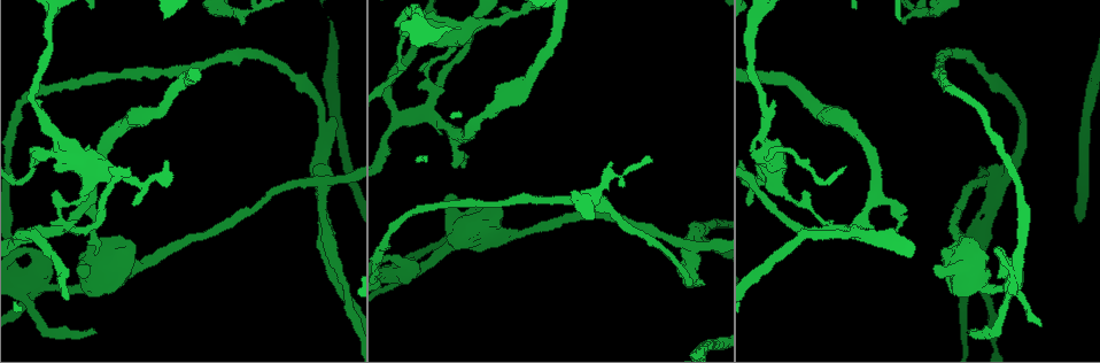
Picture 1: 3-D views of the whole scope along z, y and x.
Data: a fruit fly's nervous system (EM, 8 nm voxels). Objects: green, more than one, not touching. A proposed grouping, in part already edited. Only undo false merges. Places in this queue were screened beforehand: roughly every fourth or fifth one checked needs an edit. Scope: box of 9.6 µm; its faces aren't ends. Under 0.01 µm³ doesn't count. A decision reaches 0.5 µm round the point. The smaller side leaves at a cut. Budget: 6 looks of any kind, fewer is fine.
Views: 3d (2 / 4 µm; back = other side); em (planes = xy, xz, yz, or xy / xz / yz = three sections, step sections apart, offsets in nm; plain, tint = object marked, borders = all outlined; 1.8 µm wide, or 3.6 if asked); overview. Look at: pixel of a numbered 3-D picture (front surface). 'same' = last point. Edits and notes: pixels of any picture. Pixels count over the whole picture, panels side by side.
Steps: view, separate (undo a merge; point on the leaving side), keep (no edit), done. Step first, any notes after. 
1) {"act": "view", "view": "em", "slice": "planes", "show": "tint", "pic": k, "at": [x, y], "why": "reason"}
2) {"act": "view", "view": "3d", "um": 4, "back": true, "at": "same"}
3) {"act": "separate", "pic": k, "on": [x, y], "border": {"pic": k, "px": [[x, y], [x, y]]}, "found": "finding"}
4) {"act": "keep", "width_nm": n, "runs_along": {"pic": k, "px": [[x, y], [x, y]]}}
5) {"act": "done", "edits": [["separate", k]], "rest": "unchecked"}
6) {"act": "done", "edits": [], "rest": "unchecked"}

{"act": "view", "view": "em", "um": 3.6, "slice": "planes", "show": "plain", "pic": 1, "at": [446, 36], "why": "looks like a crossing"}

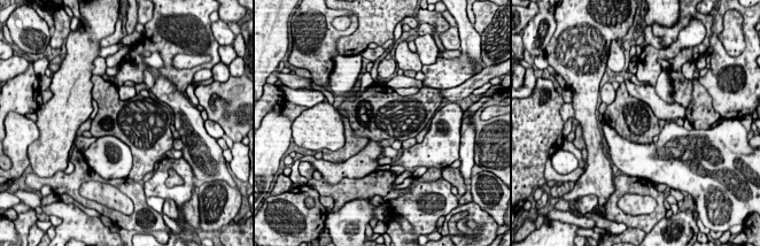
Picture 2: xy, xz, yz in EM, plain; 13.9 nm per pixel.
{"act": "view", "view": "em", "um": 3.6, "slice": "planes", "show": "tint", "at": "same", "why": "with the object marked"}

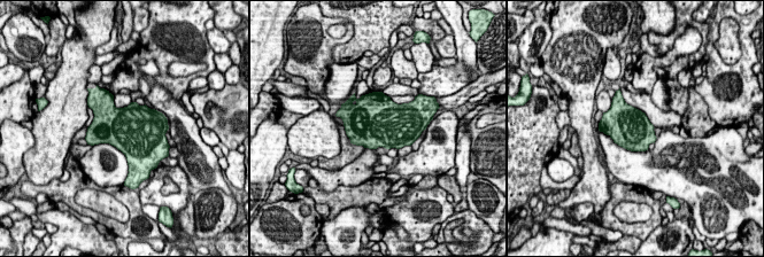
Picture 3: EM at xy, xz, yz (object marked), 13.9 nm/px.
{"act": "keep", "found": "all the same neuron"}

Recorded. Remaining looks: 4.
{"act": "view", "view": "em", "slice": "planes", "show": "plain", "pic": 1, "at": [34, 252], "why": "thick turns thin"}

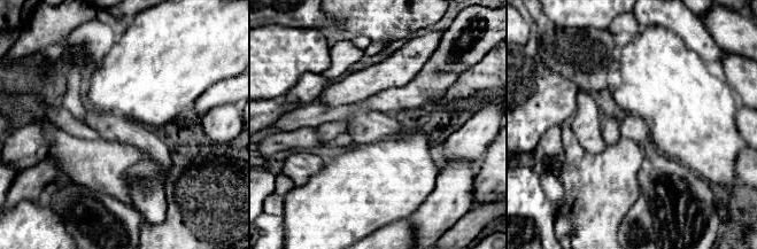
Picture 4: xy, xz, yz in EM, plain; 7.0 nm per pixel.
{"act": "view", "view": "em", "slice": "planes", "show": "tint", "at": "same"}

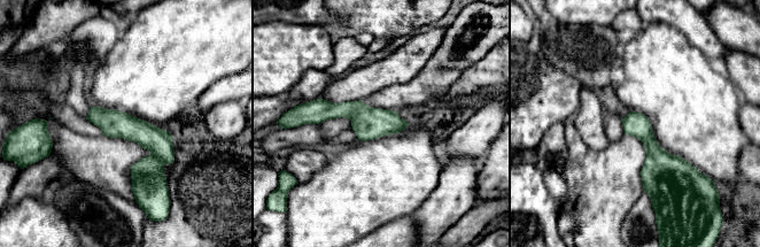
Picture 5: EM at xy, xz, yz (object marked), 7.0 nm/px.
{"act": "keep", "runs_along": {"pic": 5, "px": [[93, 109], [153, 148], [137, 192]]}, "found": "all the same neuron"}

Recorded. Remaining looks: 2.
{"act": "view", "view": "em", "slice": "yz", "step": 4, "show": "tint", "pic": 1, "at": [558, 199], "why": "touches itself"}

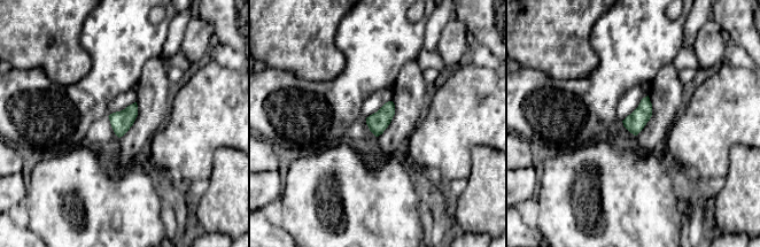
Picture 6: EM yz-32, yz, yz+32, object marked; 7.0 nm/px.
{"act": "keep", "width_nm": 140, "found": "continuous, no second neuron"}

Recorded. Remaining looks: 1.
{"act": "done", "edits": [], "rest": "unchecked"}

